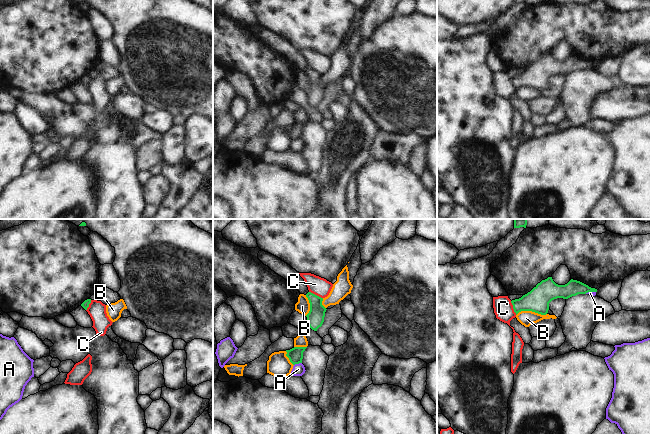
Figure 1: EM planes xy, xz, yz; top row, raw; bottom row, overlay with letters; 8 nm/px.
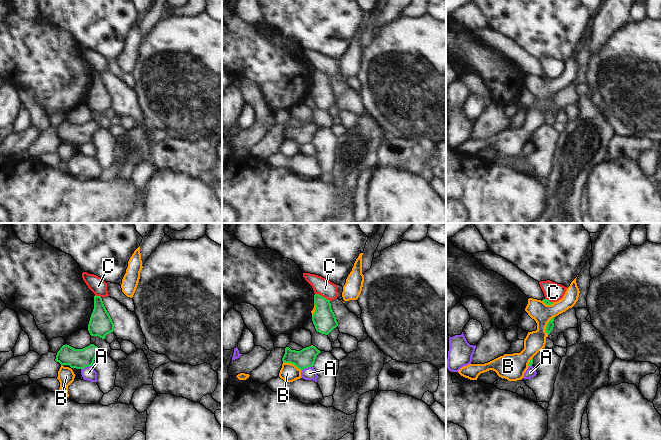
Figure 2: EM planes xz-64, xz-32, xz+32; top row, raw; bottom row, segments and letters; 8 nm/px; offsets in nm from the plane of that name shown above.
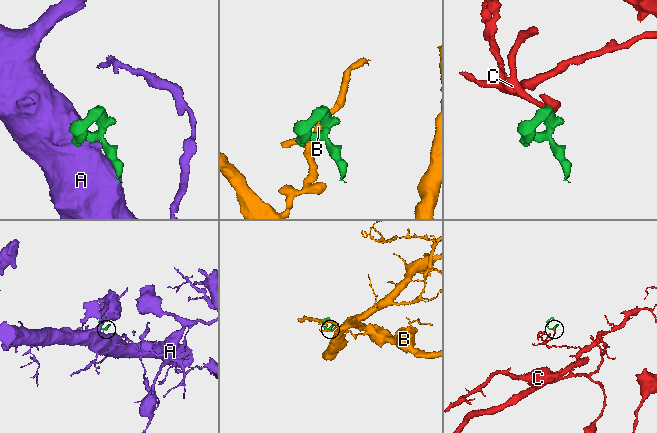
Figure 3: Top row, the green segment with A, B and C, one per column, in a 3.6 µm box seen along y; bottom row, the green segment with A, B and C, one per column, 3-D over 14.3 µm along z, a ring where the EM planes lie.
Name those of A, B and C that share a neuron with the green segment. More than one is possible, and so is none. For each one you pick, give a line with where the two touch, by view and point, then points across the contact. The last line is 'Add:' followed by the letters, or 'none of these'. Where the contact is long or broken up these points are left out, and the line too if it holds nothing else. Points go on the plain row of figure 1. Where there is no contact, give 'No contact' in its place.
Add: none of these.

